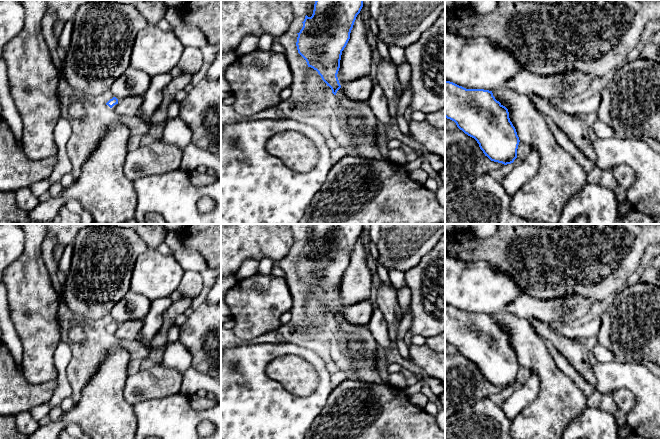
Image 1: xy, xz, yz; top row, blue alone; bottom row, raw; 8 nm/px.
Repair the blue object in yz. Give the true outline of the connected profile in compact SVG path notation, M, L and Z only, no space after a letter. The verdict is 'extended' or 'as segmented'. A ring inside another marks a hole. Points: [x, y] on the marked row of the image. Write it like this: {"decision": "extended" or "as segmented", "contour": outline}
{"decision": "as segmented", "contour": "M445 81L445 117L474 138L491 161L511 164L517 158L519 137L509 118L508 109L495 99L492 91L466 89L453 82Z"}

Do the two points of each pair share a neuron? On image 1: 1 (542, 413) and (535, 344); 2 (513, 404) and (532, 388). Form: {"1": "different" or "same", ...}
{"1": "same", "2": "same"}

